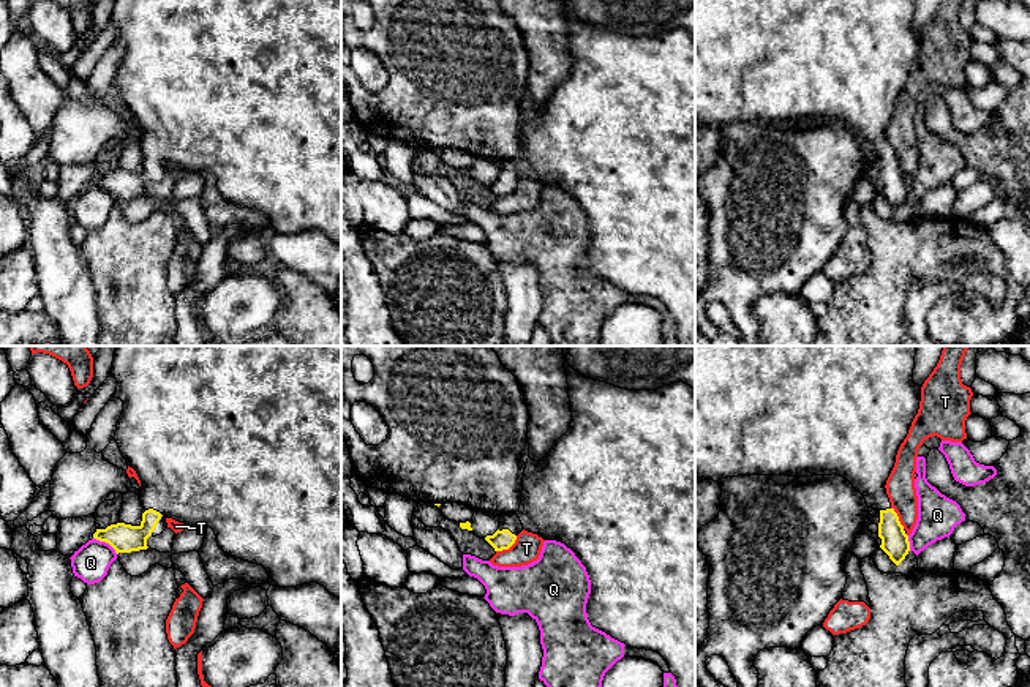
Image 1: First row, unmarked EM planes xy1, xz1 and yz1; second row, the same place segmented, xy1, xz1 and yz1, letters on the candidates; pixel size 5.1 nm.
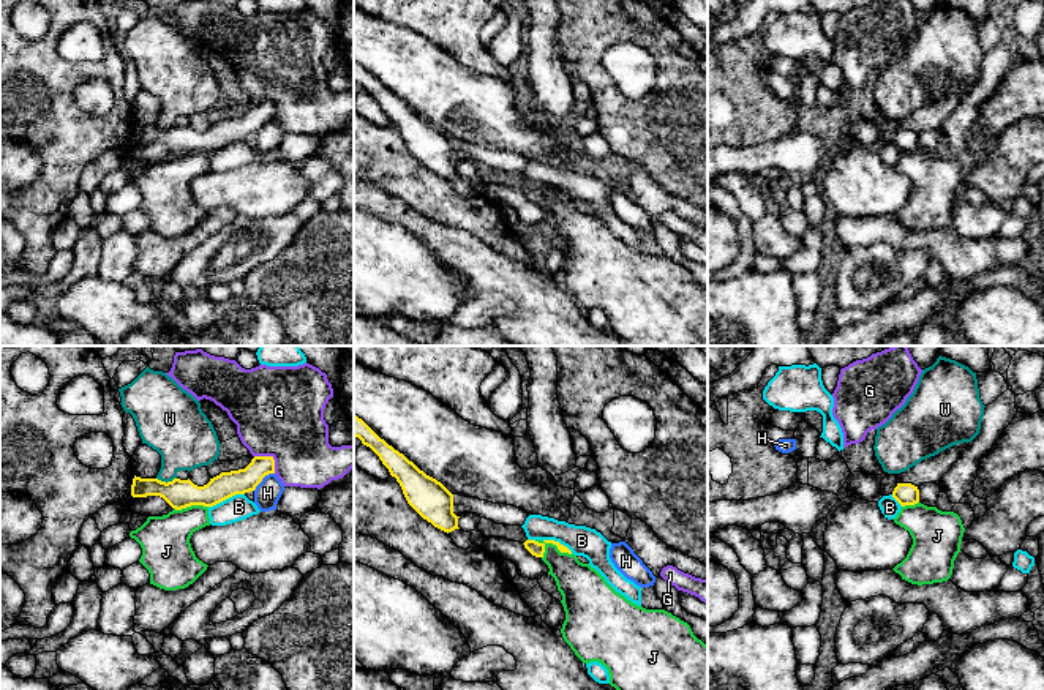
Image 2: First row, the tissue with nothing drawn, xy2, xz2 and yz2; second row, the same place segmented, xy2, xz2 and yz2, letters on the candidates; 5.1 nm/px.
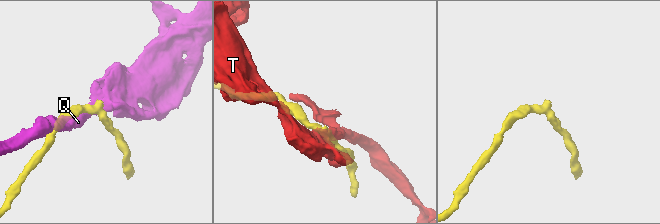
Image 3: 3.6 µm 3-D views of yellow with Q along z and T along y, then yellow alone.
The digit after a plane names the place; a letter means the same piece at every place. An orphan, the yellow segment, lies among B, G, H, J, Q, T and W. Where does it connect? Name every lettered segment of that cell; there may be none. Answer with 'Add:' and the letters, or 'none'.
Add: none

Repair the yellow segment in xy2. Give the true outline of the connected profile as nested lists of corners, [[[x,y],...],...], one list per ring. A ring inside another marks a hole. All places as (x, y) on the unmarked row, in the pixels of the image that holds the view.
[[[254,103],[245,115],[221,118],[204,133],[194,131],[190,125],[174,125],[166,129],[158,125],[134,122],[131,142],[160,142],[175,156],[191,152],[213,153],[235,141],[254,137],[269,120],[275,120],[273,103]]]

